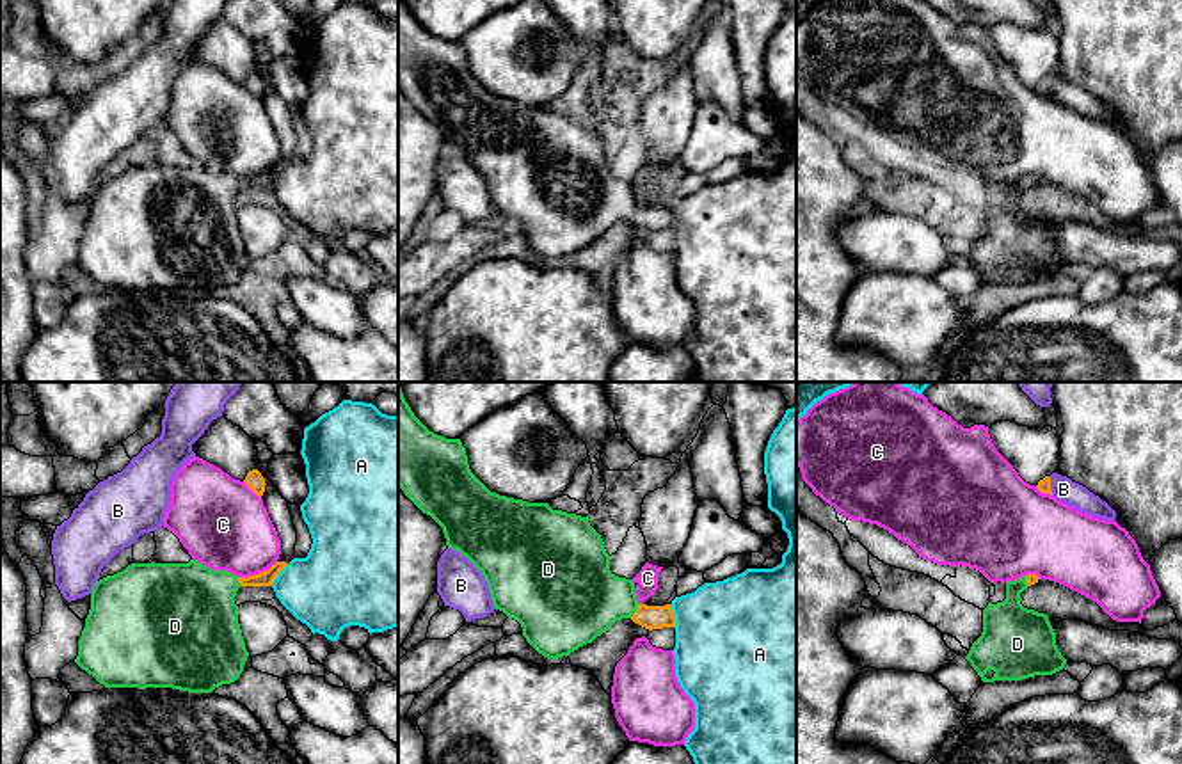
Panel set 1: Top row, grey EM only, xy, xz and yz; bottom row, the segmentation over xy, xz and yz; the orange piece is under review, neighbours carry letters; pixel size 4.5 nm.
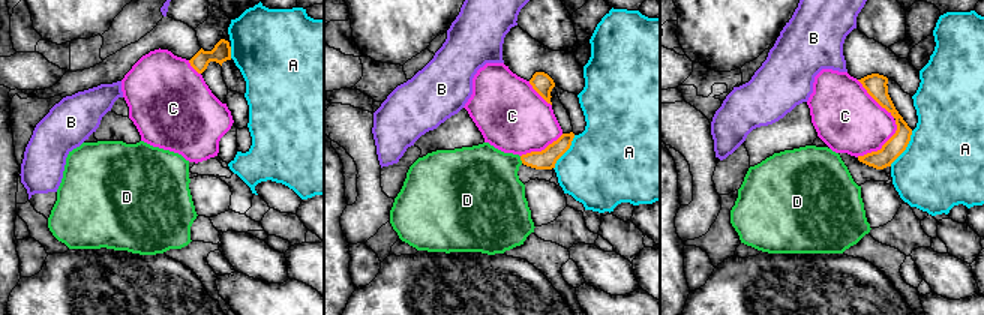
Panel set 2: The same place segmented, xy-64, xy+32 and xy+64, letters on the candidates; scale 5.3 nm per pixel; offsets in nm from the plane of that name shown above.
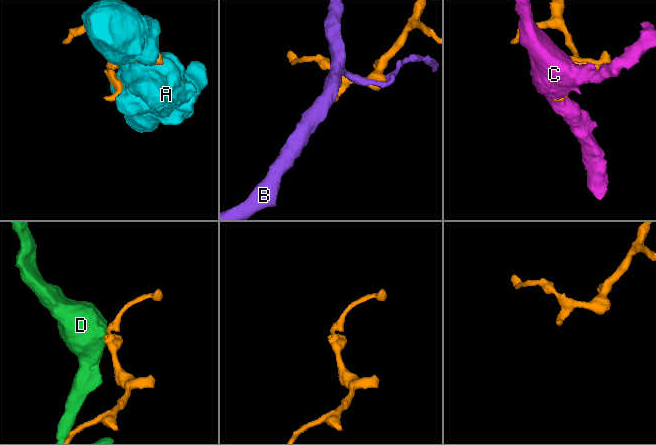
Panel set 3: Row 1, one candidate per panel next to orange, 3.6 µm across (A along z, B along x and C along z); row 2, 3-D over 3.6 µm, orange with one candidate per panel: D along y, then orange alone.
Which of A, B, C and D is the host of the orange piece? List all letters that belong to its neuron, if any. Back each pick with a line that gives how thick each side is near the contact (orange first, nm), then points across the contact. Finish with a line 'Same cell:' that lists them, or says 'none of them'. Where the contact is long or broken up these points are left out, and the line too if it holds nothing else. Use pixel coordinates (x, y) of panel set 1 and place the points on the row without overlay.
D: 110 nm thick on the orange side, 360 nm on the other; runs through xz (651, 219), (635, 214), (615, 201), (582, 201)
Same cell: D

